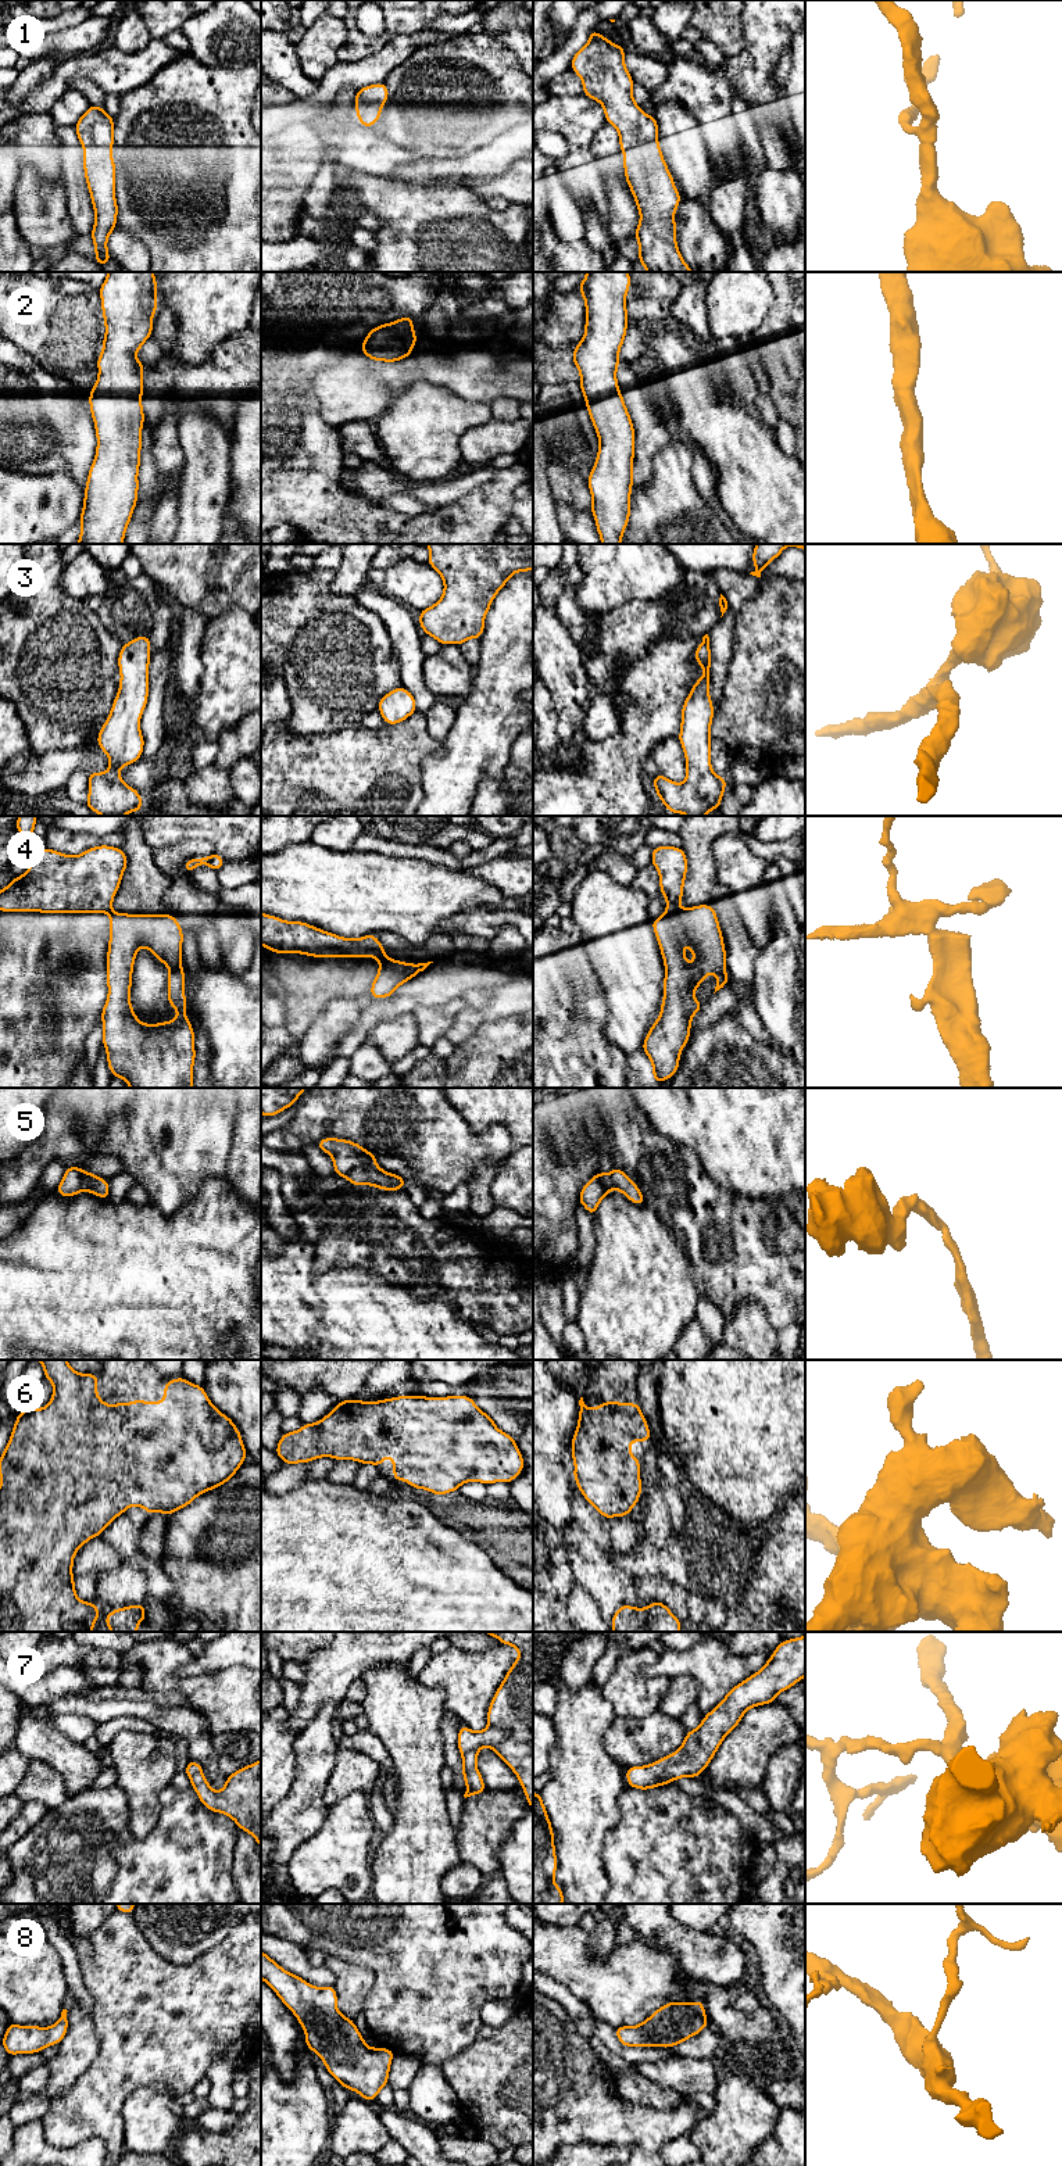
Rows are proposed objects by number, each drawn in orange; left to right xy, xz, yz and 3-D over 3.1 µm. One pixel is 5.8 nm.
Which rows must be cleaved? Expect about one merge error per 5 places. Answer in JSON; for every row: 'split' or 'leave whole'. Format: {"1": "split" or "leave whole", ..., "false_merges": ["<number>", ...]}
{"1": "leave whole", "2": "leave whole", "3": "leave whole", "4": "split", "5": "leave whole", "6": "leave whole", "7": "leave whole", "8": "leave whole", "false_merges": ["4"]}

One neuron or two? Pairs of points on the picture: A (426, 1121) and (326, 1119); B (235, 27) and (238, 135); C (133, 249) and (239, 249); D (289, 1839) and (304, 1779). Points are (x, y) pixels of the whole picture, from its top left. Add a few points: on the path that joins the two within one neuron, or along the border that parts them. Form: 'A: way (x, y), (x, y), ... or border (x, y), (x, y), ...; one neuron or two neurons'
A: way (401, 1119), (351, 1119); one neuron
B: border (246, 63), (238, 67), (204, 65); two neurons
C: border (120, 229), (136, 236), (145, 244), (150, 257); two neurons
D: way (292, 1823), (303, 1812), (304, 1794); one neuron

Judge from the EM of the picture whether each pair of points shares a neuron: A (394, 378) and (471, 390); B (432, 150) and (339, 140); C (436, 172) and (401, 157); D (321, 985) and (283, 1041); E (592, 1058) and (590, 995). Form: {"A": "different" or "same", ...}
{"A": "same", "B": "different", "C": "different", "D": "same", "E": "same"}

